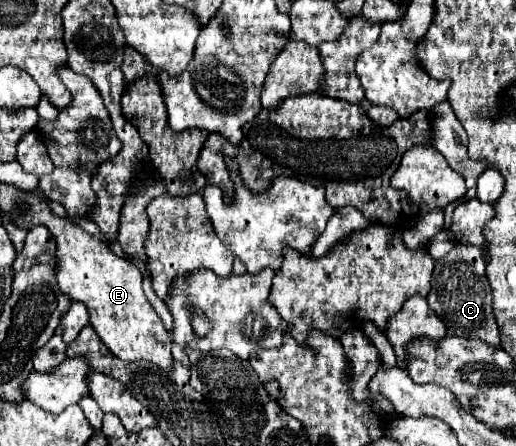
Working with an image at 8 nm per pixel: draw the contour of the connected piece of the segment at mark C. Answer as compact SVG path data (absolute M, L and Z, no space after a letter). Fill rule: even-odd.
M455 245L449 255L435 261L427 303L447 325L449 335L481 339L499 347L499 331L491 309L491 287L485 277L485 255L481 249L473 245Z

